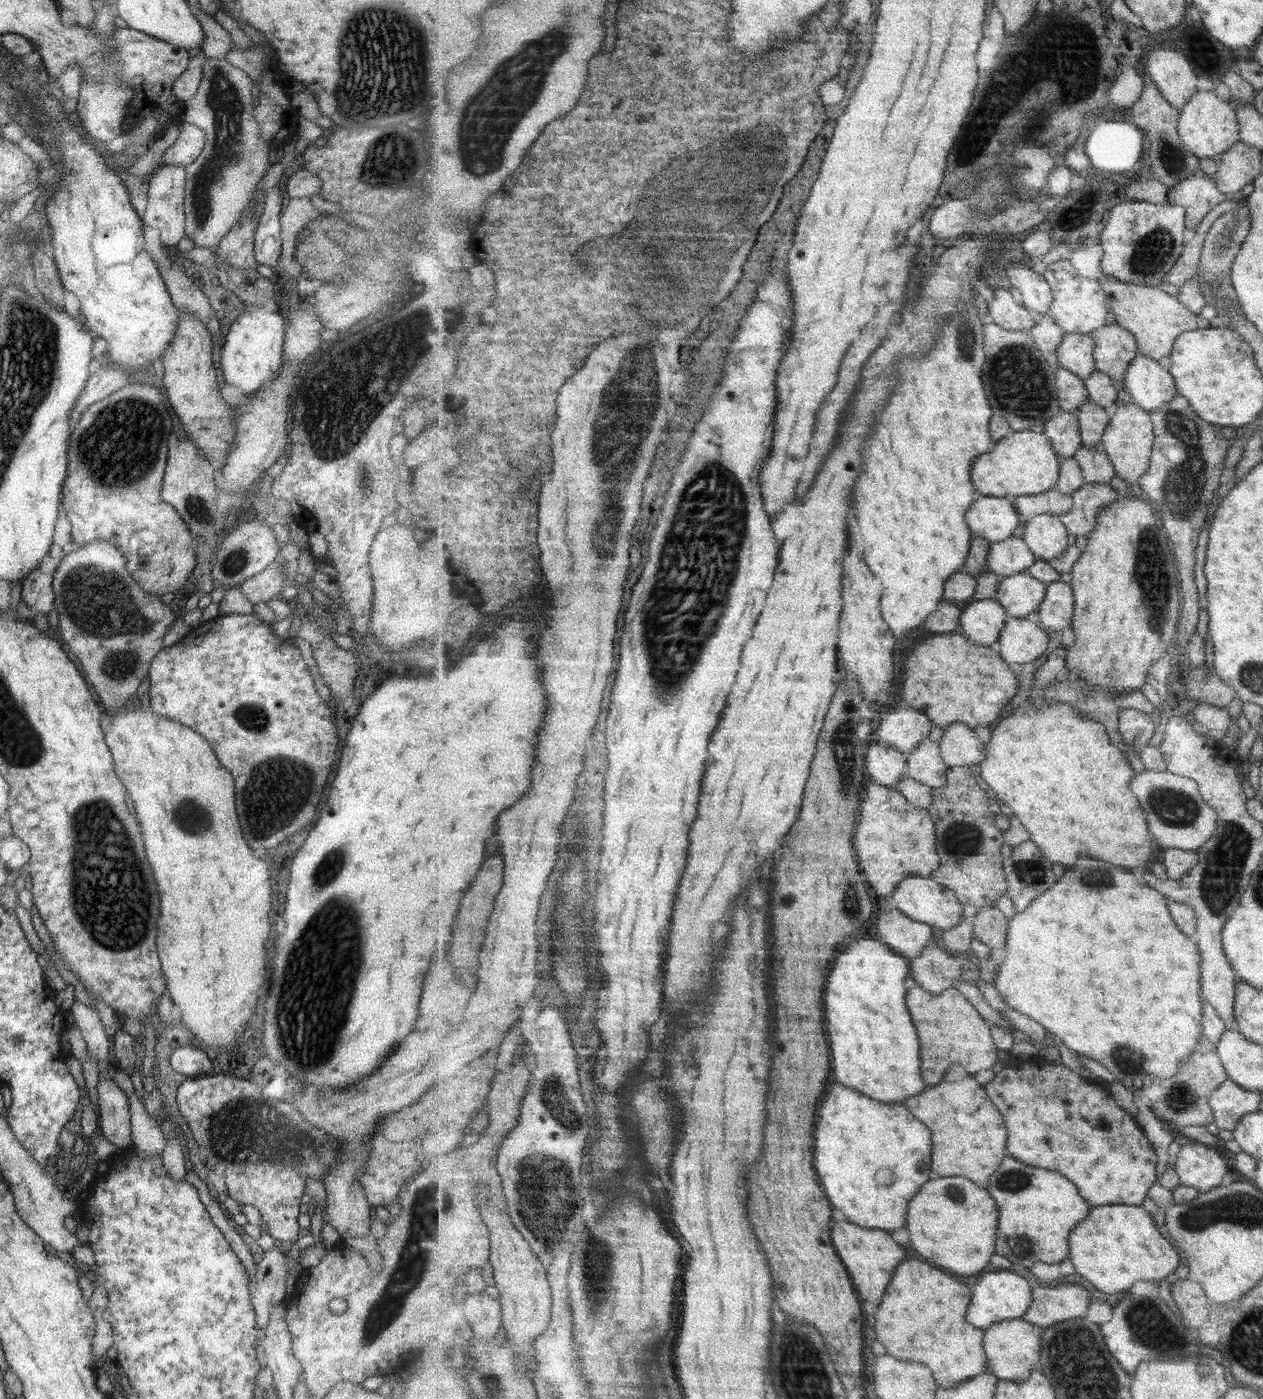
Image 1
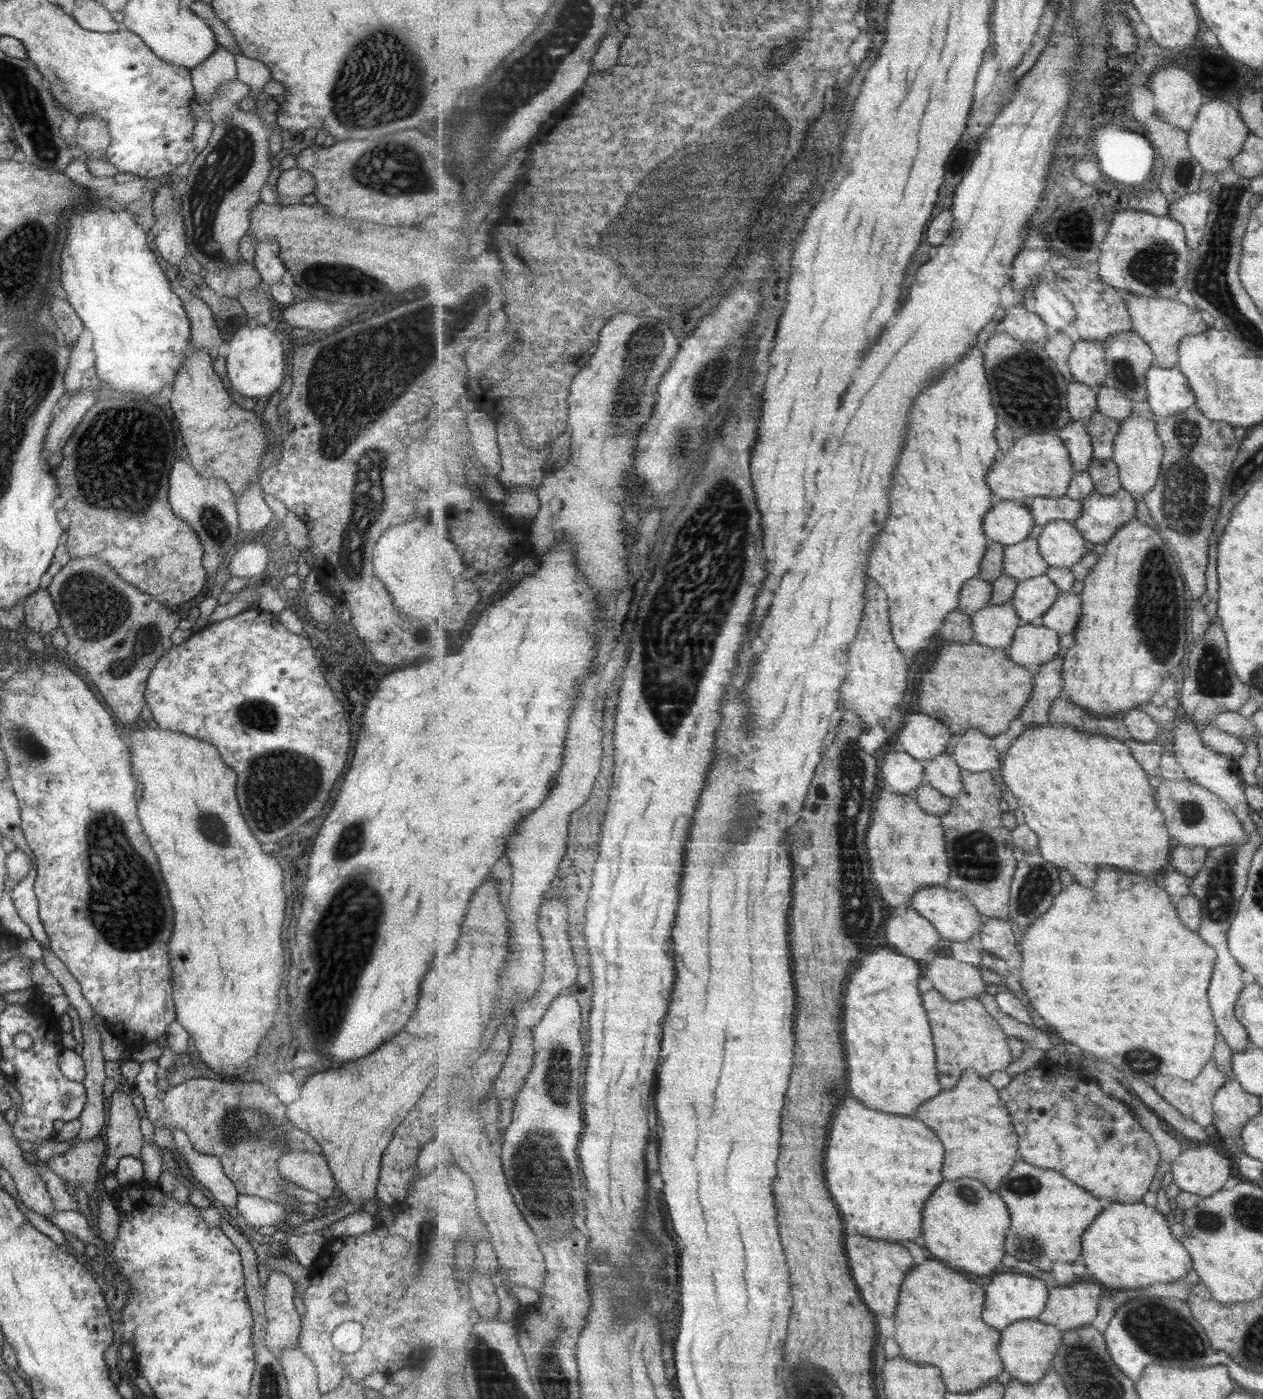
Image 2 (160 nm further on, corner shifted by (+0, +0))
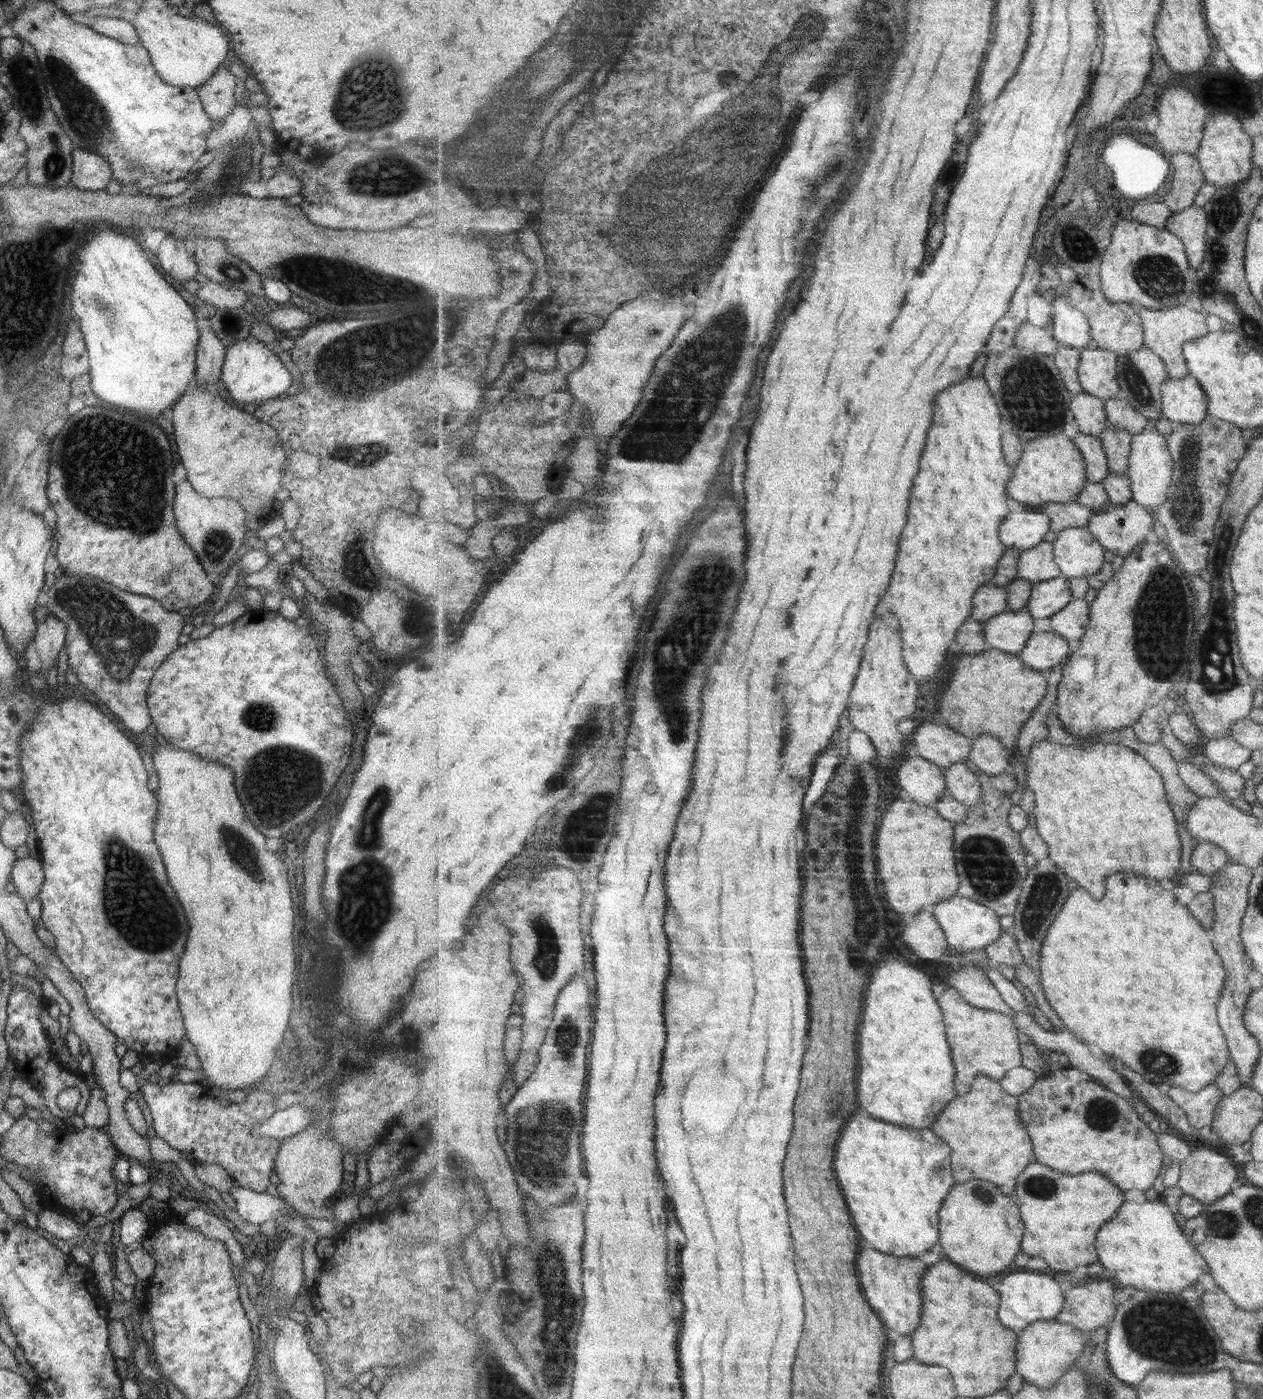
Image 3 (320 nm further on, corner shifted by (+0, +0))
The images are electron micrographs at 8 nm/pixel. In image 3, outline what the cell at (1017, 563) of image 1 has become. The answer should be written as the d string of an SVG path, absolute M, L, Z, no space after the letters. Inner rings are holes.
M1043 541L1036 548L1023 551L1018 568L1020 577L1032 583L1057 578L1062 575L1062 570L1056 563L1053 542Z

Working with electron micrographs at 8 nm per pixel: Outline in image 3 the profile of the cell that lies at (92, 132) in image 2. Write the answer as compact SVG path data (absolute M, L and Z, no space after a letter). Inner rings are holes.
M83 149L72 150L69 186L83 191L99 191L106 188L110 178L111 169L105 159Z

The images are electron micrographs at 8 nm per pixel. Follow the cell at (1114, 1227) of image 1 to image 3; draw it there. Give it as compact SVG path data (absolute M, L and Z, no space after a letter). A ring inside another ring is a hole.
M1125 1201L1120 1212L1102 1226L1101 1236L1097 1237L1097 1246L1101 1246L1101 1263L1103 1268L1115 1272L1115 1277L1125 1287L1134 1287L1139 1291L1153 1292L1183 1292L1189 1286L1199 1280L1201 1274L1210 1274L1212 1268L1206 1258L1193 1246L1192 1242L1183 1234L1181 1226L1177 1224L1177 1218L1171 1207L1165 1201L1148 1201L1137 1204L1137 1202Z

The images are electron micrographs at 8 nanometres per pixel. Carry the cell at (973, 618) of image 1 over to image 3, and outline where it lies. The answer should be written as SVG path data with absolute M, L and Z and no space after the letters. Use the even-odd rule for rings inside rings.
M1027 608L999 614L985 623L985 640L993 648L1019 655L1035 632L1033 621Z

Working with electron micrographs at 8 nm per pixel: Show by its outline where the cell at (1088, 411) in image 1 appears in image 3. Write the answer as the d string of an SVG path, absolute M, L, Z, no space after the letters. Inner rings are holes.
M1108 426L1106 432L1101 436L1104 442L1110 470L1117 474L1127 474L1129 470L1130 456L1132 456L1133 437L1128 430Z

